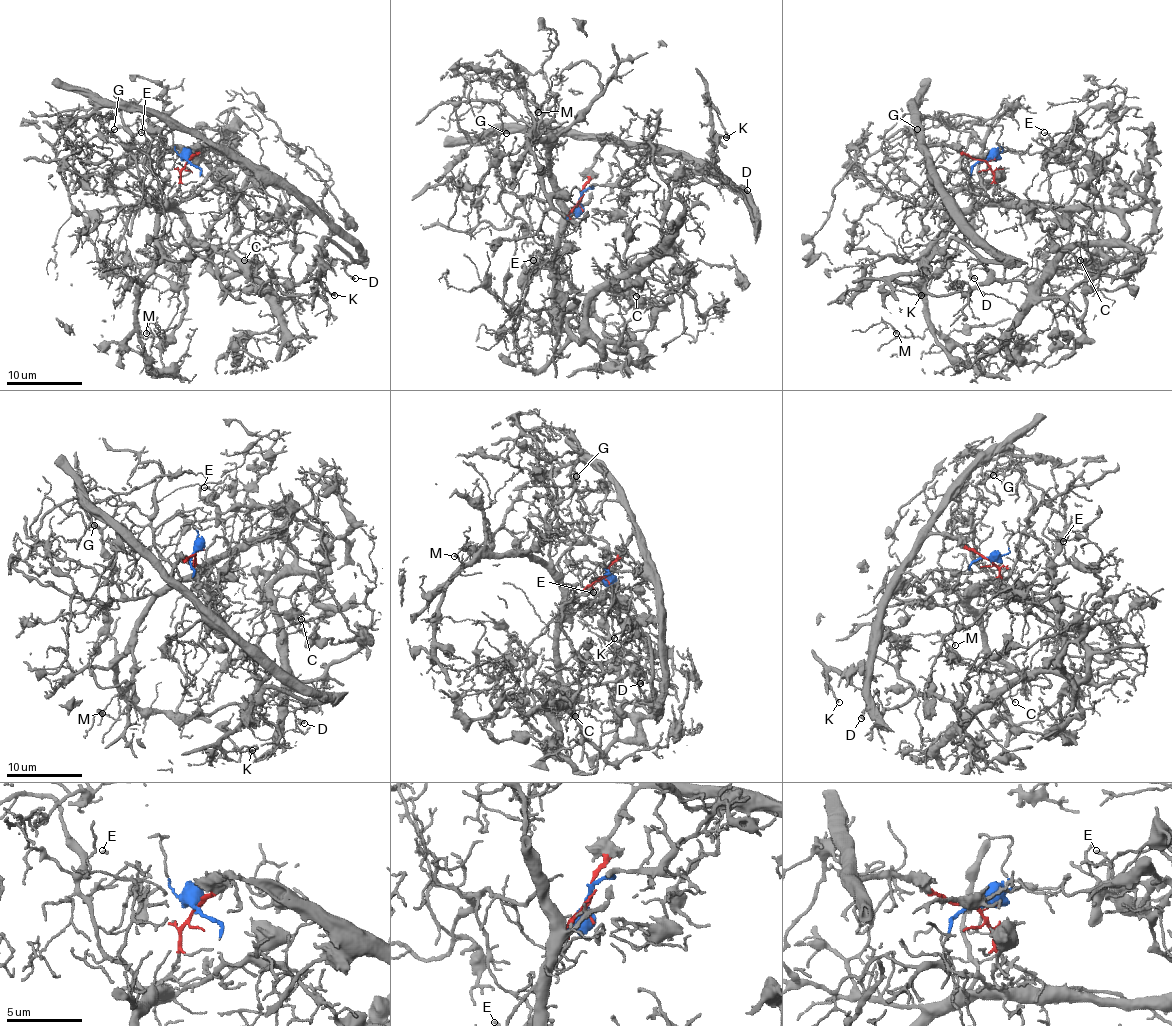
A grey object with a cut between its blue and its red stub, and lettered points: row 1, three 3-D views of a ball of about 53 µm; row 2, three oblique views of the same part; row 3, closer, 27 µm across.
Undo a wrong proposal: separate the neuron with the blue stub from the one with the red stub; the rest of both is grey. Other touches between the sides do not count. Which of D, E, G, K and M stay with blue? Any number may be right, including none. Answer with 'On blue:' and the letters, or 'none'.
On blue: E, M

